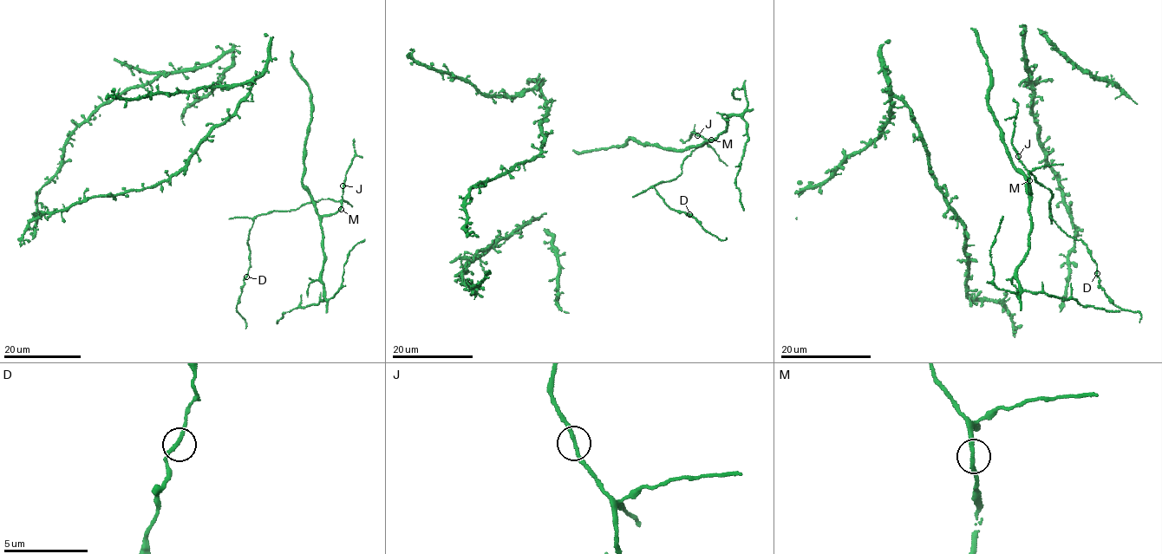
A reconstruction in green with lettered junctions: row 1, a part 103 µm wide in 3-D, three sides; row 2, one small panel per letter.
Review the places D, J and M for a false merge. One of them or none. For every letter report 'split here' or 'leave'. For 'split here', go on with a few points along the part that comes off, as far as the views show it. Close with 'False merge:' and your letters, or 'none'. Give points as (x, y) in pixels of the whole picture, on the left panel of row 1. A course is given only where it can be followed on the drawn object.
D: leave
J: leave
M: leave
False merge: none

